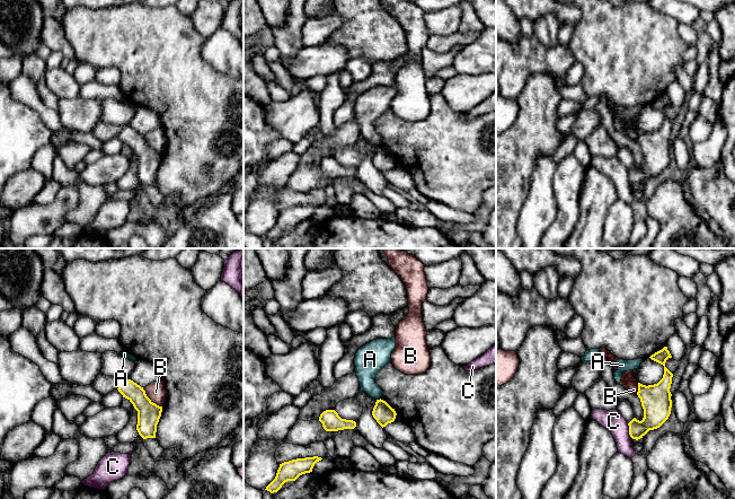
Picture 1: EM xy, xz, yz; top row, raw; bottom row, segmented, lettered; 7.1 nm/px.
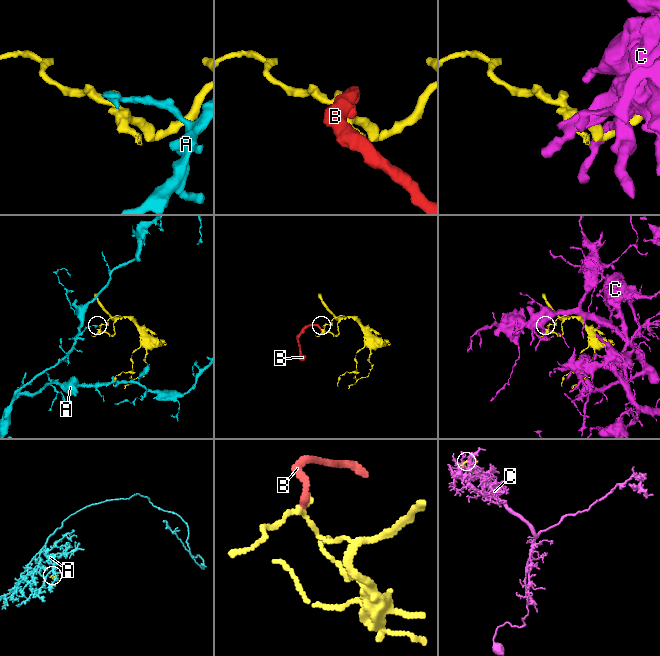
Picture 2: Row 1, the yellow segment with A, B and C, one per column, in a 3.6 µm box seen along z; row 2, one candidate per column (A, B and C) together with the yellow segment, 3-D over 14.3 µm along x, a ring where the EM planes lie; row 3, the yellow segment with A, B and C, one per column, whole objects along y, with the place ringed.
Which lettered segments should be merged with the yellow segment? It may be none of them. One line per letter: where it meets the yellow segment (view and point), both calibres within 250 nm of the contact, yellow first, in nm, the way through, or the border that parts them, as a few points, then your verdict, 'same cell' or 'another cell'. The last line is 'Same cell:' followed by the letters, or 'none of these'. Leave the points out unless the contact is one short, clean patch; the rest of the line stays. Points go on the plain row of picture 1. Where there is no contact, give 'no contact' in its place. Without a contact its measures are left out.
A: meets yellow in xz at (378, 147); 150 nm thick on the yellow side, 170 nm on the other; border along xz (380, 145), (377, 147); another cell
B: meets yellow in xy at (149, 146); 160 nm thick on the yellow side, 140 nm on the other; border along xy (142, 134), (144, 140), (161, 154); another cell
C: meets yellow in yz at (629, 177); 190 nm thick on the yellow side, 150 nm on the other; another cell
Same cell: none of these

